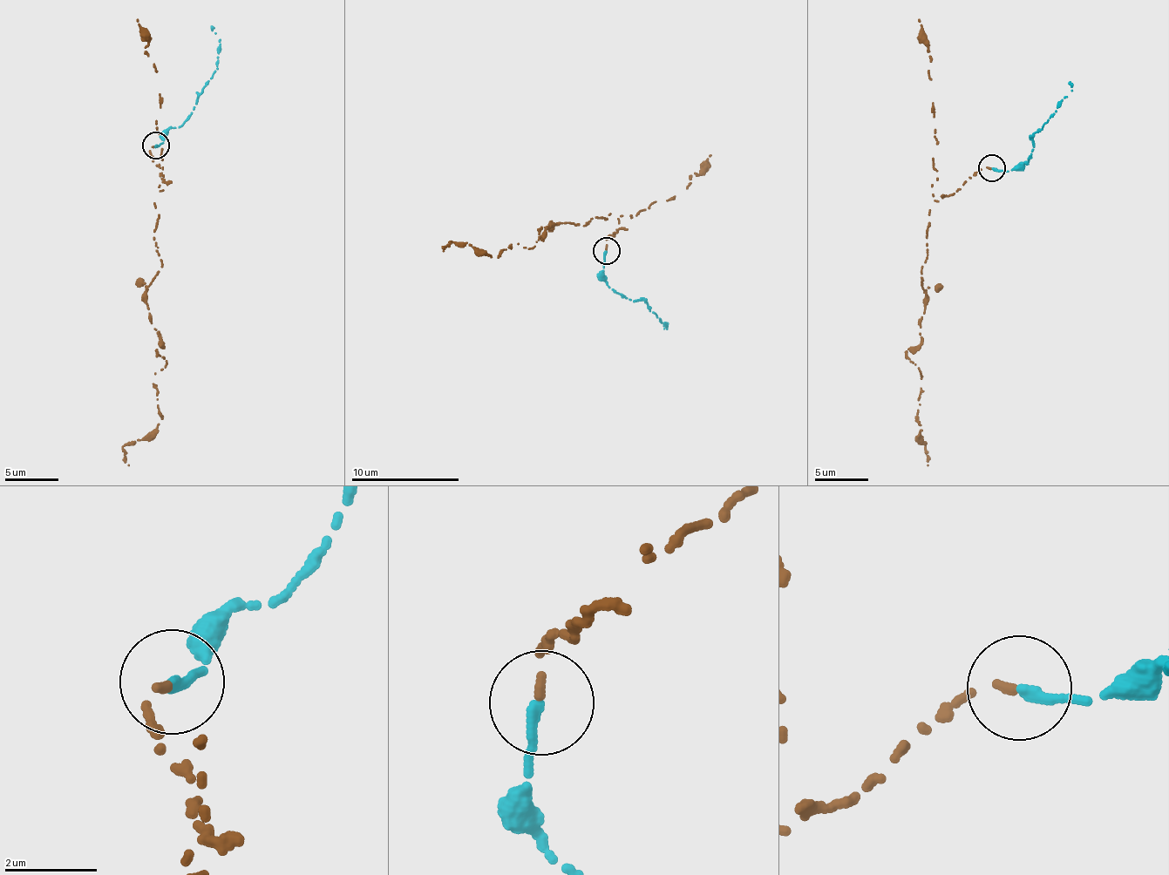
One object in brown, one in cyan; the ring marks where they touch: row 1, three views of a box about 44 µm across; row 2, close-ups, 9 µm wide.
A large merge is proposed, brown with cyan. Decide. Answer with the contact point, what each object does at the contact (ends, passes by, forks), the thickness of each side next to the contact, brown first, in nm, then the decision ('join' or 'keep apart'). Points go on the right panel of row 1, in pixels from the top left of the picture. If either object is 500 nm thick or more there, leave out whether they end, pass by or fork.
at (992, 168); brown ends there; cyan ends there; 140 nm thick on the brown side, 220 nm on the other; join

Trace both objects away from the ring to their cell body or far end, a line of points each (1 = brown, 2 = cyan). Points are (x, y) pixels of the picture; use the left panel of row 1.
1: (154, 145), (162, 267), (146, 304), (167, 363), (159, 425), (123, 448), (128, 465)
2: (154, 145), (165, 139), (171, 128), (186, 119), (199, 92), (217, 69), (221, 40), (212, 30), (213, 26)

